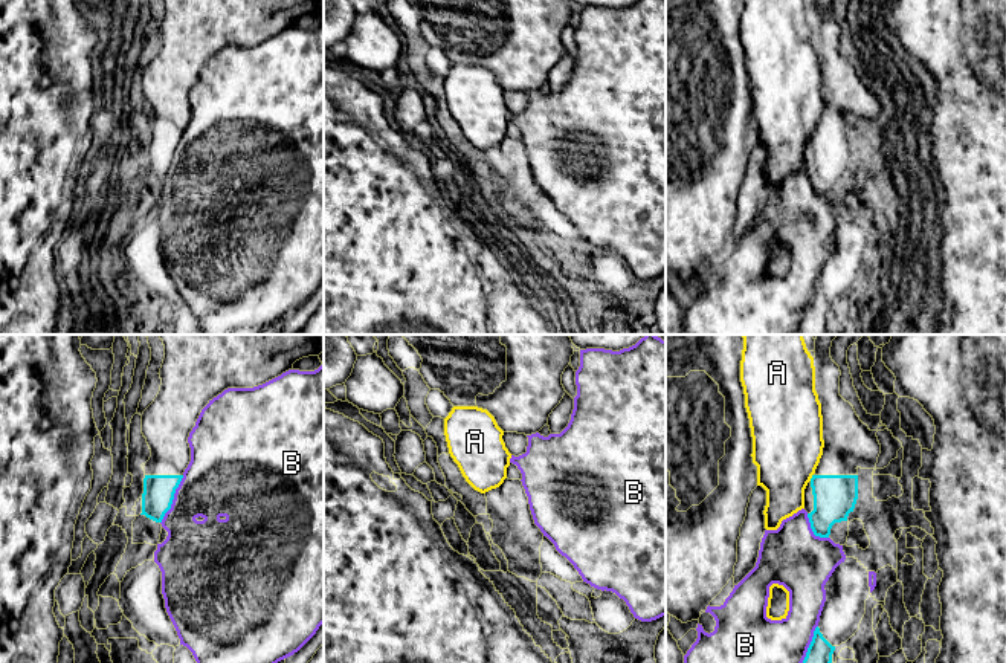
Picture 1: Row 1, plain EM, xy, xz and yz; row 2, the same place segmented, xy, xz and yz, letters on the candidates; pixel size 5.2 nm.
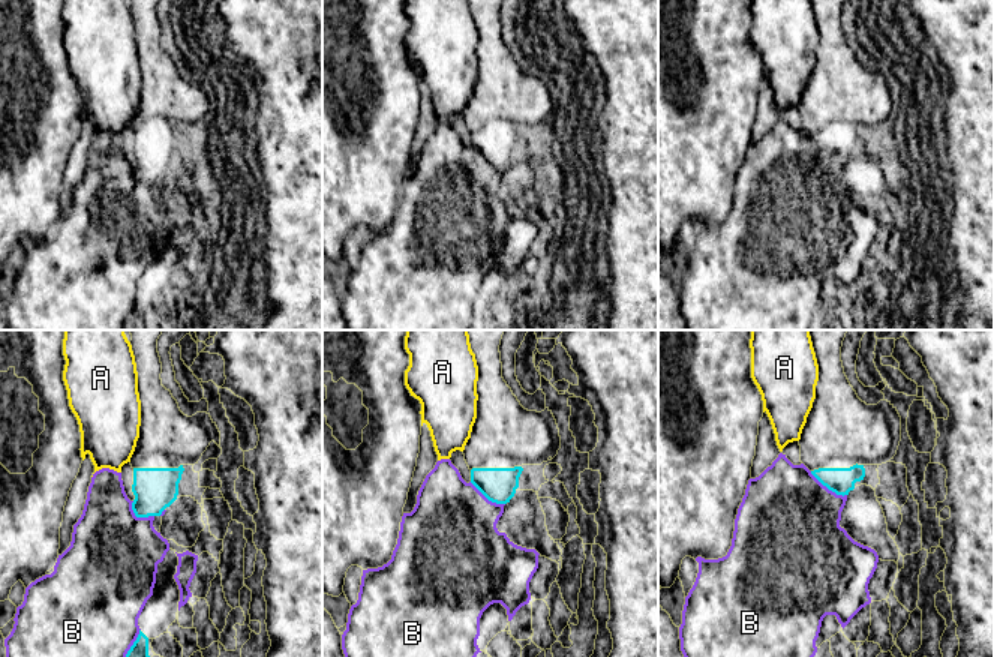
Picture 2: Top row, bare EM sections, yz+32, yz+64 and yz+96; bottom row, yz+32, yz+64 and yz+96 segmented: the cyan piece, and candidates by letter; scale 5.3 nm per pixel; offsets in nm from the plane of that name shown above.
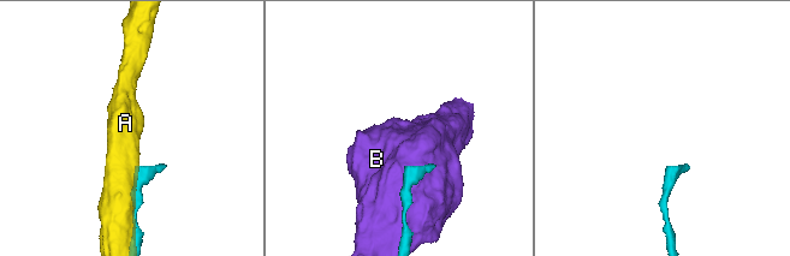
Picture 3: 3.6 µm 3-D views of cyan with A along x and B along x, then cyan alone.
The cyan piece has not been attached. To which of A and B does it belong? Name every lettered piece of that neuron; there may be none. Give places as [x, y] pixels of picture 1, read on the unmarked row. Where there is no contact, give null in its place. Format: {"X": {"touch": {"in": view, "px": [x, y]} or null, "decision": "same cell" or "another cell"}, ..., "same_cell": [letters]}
{"A": {"touch": {"in": "yz", "px": [812, 135]}, "decision": "another cell"}, "B": {"touch": {"in": "yz", "px": [808, 309]}, "decision": "another cell"}, "same_cell": []}

